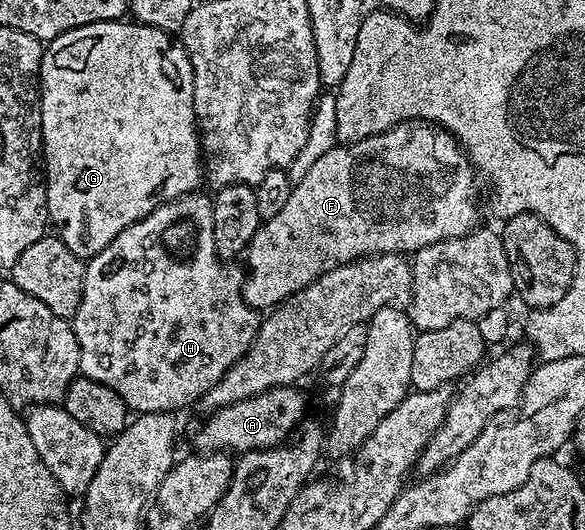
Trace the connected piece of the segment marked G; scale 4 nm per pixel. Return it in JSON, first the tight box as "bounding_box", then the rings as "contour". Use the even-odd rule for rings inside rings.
{"bounding_box":[40,20,204,260],"contour":[[[119,20],[116,22],[93,22],[92,24],[84,24],[80,28],[72,28],[68,32],[64,32],[60,36],[49,39],[45,43],[42,52],[42,72],[40,75],[40,93],[42,95],[42,156],[44,159],[44,177],[46,180],[46,212],[49,221],[56,229],[57,237],[64,240],[64,244],[68,244],[68,248],[72,248],[72,252],[76,257],[89,260],[95,258],[100,251],[108,248],[108,244],[112,244],[112,240],[116,240],[116,236],[124,228],[128,228],[133,222],[138,222],[144,216],[148,216],[156,207],[162,206],[165,202],[170,202],[174,198],[179,198],[185,194],[193,194],[199,189],[198,181],[201,183],[204,178],[204,166],[200,161],[200,135],[198,132],[198,124],[194,117],[194,73],[192,72],[192,64],[190,58],[186,54],[186,49],[181,41],[174,42],[169,33],[164,30],[158,30],[154,26],[143,26],[133,20]]]}

